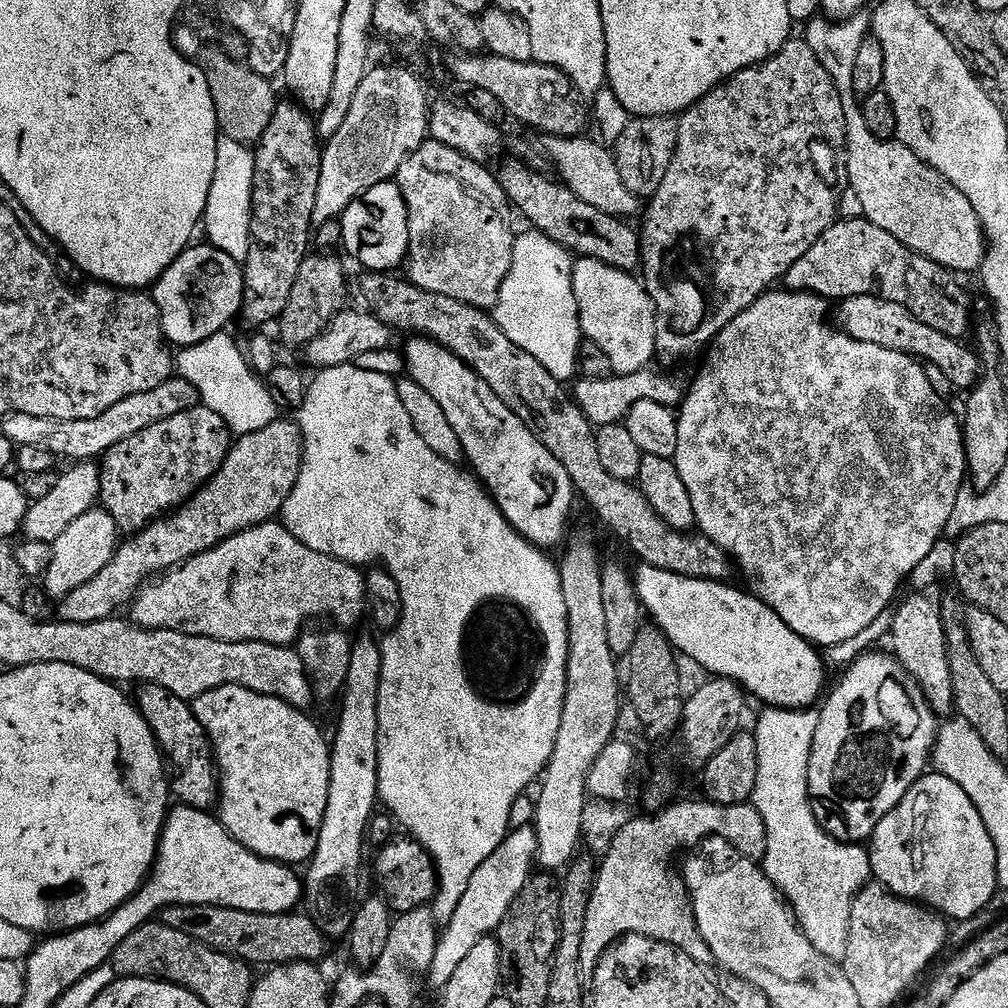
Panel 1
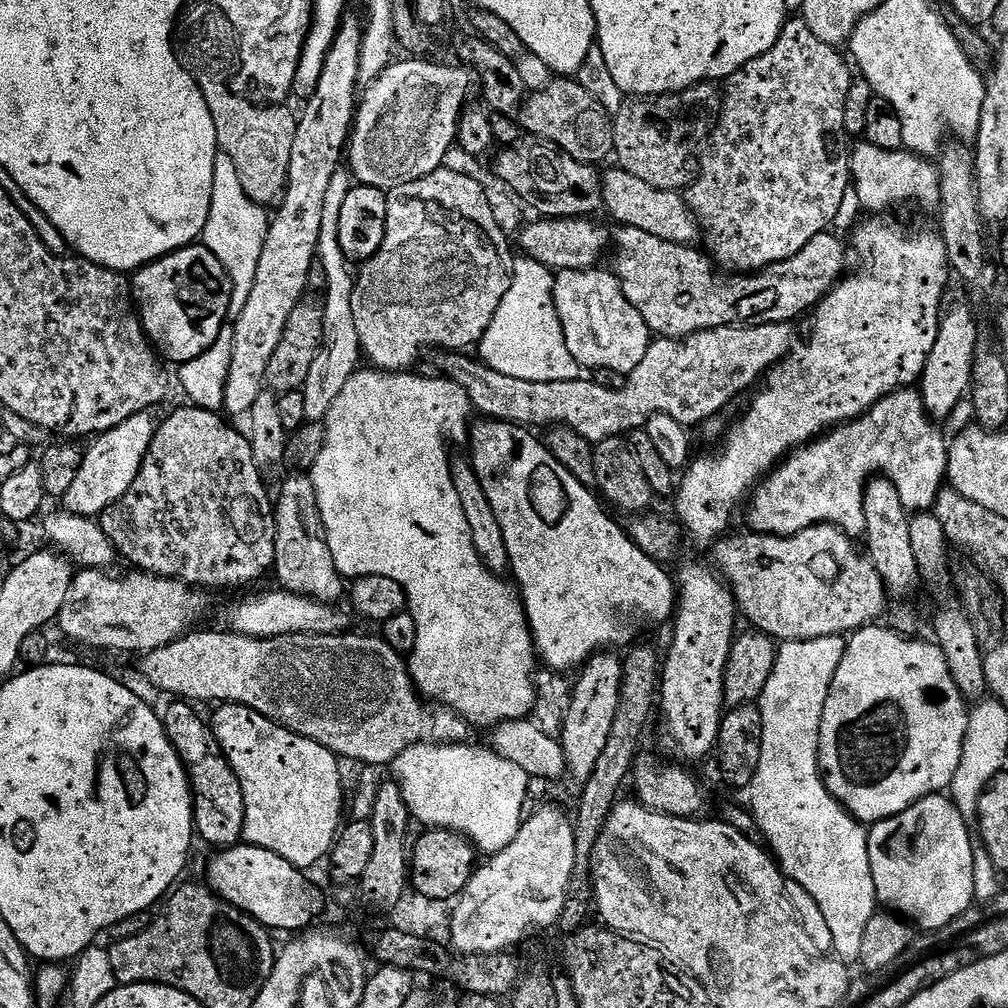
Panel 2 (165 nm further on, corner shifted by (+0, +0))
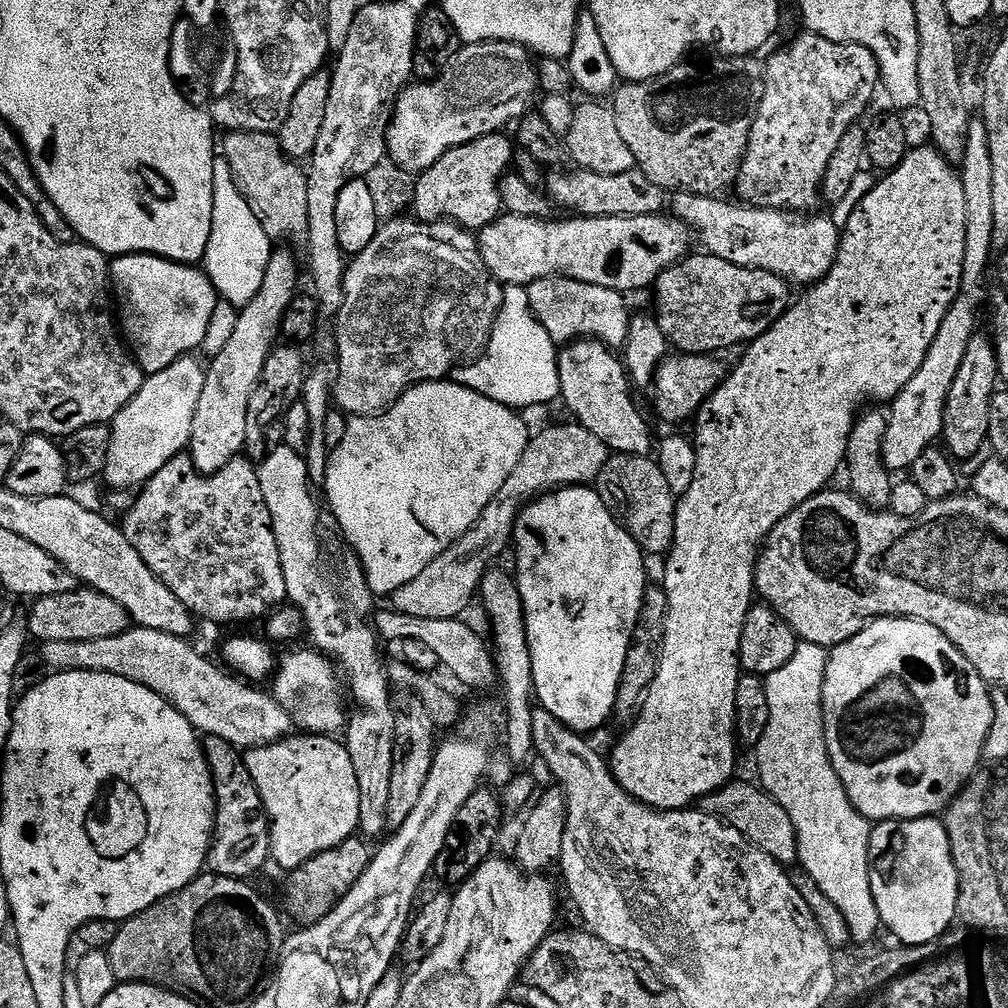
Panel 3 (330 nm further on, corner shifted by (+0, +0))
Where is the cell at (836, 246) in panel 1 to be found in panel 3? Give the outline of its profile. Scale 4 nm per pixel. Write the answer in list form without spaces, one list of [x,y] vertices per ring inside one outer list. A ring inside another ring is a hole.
[[[707,254],[689,255],[675,264],[656,279],[654,293],[656,292],[656,312],[654,319],[656,325],[662,330],[669,345],[677,353],[702,356],[719,353],[719,348],[732,348],[735,344],[747,345],[757,340],[779,316],[783,316],[790,307],[788,300],[789,281],[762,270],[734,266],[734,262],[726,262],[717,256]]]

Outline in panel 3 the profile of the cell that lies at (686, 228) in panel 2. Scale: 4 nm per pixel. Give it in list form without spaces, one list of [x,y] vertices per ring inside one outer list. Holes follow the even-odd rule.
[[[677,192],[671,197],[670,212],[693,233],[700,235],[701,232],[704,235],[703,251],[707,255],[734,262],[734,266],[769,272],[793,285],[803,286],[814,285],[830,274],[840,250],[842,235],[831,215],[816,216],[820,214],[753,208],[740,202],[735,203],[727,204],[724,198],[715,196]]]

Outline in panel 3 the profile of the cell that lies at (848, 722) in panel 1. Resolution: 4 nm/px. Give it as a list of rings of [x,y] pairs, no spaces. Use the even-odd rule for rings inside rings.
[[[885,616],[882,620],[874,620],[854,638],[842,642],[828,654],[826,678],[822,686],[822,706],[824,707],[824,737],[830,754],[830,762],[850,798],[850,802],[870,822],[883,820],[917,820],[923,816],[936,816],[956,799],[956,795],[976,775],[984,760],[986,734],[990,734],[990,722],[994,722],[994,706],[992,692],[987,682],[980,677],[978,670],[966,662],[962,650],[942,634],[942,630],[934,630],[921,620],[903,620],[893,616]]]

